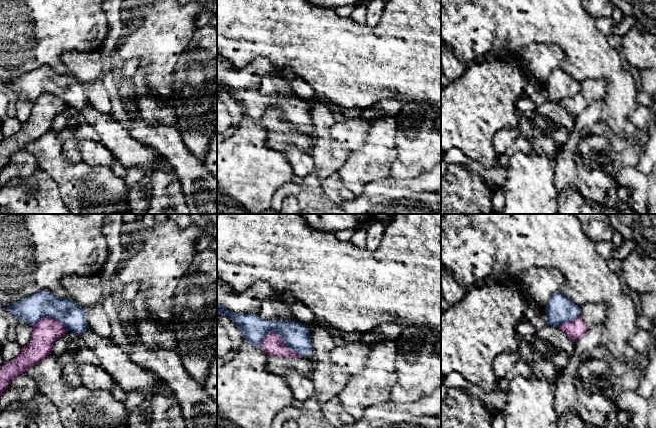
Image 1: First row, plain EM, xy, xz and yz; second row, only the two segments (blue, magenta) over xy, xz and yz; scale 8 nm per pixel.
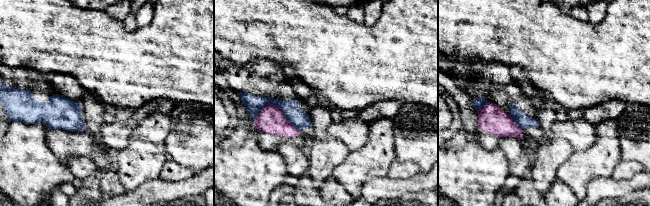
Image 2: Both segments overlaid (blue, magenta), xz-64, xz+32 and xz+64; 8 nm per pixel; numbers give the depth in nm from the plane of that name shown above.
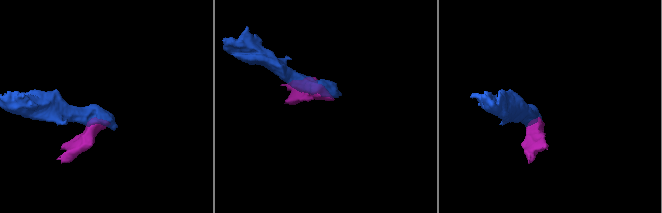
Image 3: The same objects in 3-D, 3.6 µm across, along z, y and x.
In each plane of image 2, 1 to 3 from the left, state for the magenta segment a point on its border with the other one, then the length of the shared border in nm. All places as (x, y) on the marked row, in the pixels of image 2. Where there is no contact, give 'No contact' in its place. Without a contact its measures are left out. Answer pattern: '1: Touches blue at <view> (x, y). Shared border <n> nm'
1: Touches blue at xz-64 (47, 124). Shared border 80 nm
2: Touches blue at xz+32 (276, 105). Shared border 380 nm
3: Touches blue at xz+64 (515, 121). Shared border 160 nm

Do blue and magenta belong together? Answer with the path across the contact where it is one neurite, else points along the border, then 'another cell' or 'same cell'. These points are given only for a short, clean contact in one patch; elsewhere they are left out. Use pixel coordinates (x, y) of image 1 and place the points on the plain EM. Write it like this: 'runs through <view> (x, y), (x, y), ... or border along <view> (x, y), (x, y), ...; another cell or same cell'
border along xz (259, 121), (268, 109), (275, 108), (289, 124), (300, 132); another cell

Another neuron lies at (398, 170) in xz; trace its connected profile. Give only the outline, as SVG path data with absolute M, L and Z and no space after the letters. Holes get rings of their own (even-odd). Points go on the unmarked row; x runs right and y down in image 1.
M397 160L392 166L390 170L390 176L395 179L400 180L408 180L417 177L423 172L423 170L415 165L405 165L399 160Z

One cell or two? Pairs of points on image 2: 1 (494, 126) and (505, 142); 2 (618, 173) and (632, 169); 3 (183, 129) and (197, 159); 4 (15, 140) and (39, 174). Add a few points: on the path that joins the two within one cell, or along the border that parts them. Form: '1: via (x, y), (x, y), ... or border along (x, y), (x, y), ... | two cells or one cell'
1: border along (517, 137), (501, 137), (498, 147) | two cells
2: via (621, 171), (629, 169) | one cell
3: via (190, 136), (197, 143), (197, 152) | one cell
4: via (22, 148), (22, 157), (31, 166) | one cell

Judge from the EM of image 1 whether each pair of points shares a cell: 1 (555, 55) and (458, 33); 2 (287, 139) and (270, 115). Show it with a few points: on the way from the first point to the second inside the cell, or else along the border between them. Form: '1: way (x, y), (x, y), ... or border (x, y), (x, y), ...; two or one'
1: border (547, 44), (531, 43), (514, 54); two
2: way (281, 133), (272, 121); one

